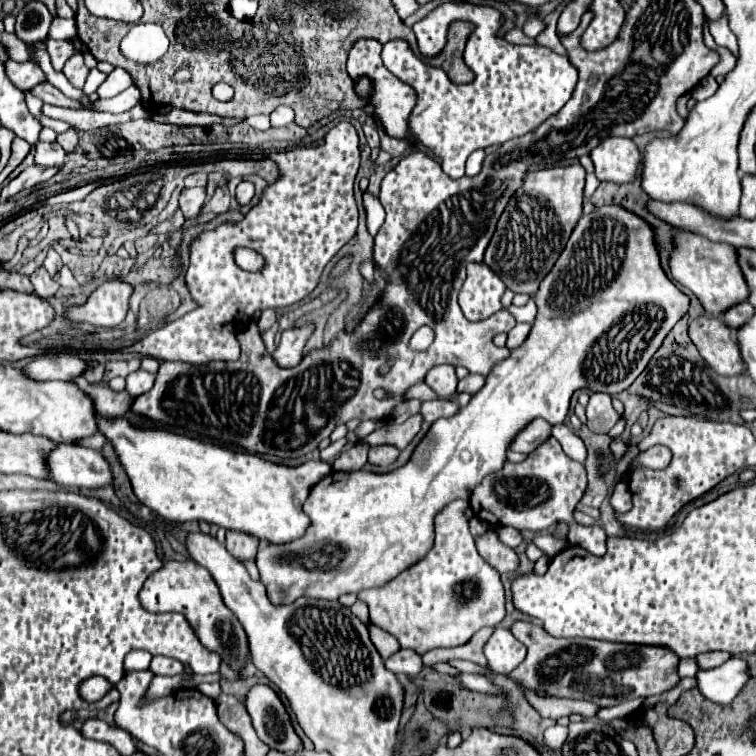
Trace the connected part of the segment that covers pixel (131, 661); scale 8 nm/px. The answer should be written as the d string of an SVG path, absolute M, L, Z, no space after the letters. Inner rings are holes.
M132 650L124 658L124 670L144 670L148 668L152 654L146 650Z

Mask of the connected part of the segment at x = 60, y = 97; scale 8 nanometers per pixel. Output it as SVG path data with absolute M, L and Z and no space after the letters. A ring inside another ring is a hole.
M40 82L40 86L34 86L30 90L30 94L34 94L36 98L40 98L46 104L54 104L54 106L70 106L70 108L82 108L78 102L66 98L56 86L52 86L50 82Z

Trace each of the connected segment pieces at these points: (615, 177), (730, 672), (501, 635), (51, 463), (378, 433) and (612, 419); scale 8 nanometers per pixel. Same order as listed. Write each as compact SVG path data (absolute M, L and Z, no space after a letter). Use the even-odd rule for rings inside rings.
M608 138L590 152L590 158L600 182L628 184L636 178L642 154L628 138Z
M732 656L718 668L700 670L696 674L698 690L716 704L728 704L740 694L740 690L750 680L750 666L744 658Z
M496 628L494 634L490 636L490 640L484 646L484 654L486 654L486 660L488 660L488 668L494 674L504 674L504 676L510 674L524 660L526 653L526 647L512 637L512 633L506 628Z
M58 444L46 458L52 480L66 488L102 488L112 484L108 460L92 448Z
M414 414L410 416L404 424L392 424L392 422L386 422L386 424L380 424L370 436L366 436L364 440L370 444L370 446L376 446L376 444L394 444L394 446L400 446L400 450L420 432L420 426L422 426L422 416L420 414Z
M592 394L590 402L586 406L586 416L588 416L588 428L592 432L600 432L606 434L622 416L614 410L614 406L610 404L610 396L608 394Z

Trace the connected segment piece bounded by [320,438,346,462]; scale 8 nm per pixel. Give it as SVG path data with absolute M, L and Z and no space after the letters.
M342 438L342 440L338 440L338 442L332 442L328 448L324 448L322 452L320 452L320 458L324 460L324 462L332 462L340 452L342 452L342 446L346 444L346 440Z

